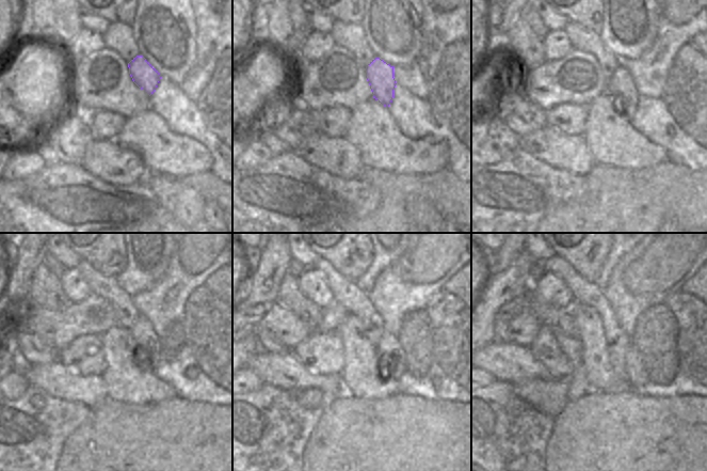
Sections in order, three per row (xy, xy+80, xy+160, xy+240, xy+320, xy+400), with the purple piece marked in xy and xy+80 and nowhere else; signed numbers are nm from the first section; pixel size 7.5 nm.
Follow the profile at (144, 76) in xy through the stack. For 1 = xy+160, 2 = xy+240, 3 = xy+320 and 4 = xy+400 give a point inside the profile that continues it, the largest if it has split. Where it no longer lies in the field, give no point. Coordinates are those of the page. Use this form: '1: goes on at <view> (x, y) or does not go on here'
1: goes on at xy+160 (621, 84)
2: goes on at xy+240 (142, 331)
3: goes on at xy+320 (390, 355)
4: goes on at xy+400 (637, 377)

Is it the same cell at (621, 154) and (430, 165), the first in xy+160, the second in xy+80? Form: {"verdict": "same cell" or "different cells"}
{"verdict": "same cell"}

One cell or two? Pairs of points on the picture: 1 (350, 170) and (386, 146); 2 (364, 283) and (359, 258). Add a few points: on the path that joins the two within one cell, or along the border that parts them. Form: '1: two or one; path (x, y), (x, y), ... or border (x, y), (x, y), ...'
1: two; border (348, 141), (358, 151), (360, 160), (366, 168)
2: two; border (372, 251), (370, 265), (354, 281)

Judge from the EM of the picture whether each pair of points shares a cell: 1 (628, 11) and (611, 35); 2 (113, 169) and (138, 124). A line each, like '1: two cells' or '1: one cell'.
1: one cell
2: two cells

